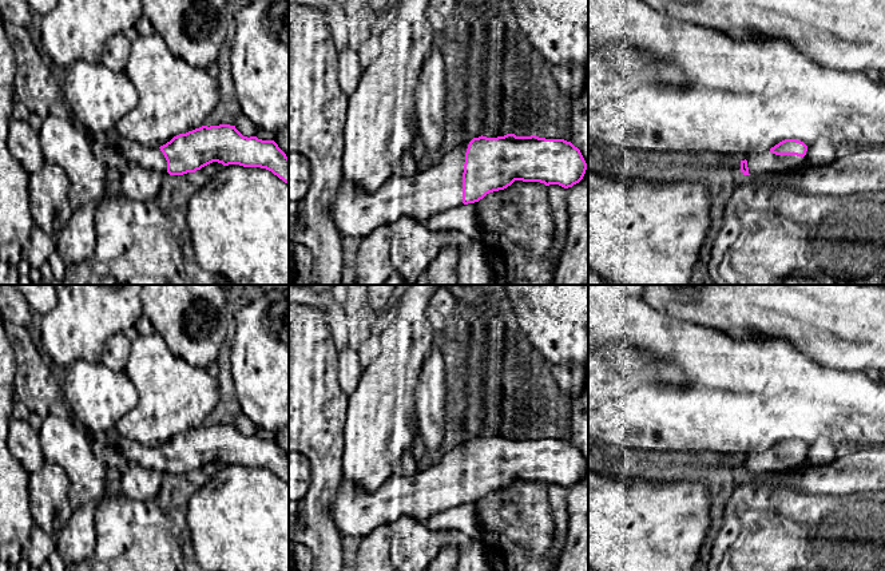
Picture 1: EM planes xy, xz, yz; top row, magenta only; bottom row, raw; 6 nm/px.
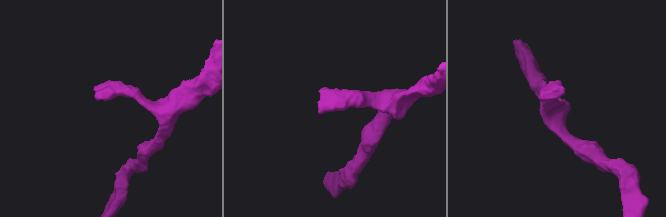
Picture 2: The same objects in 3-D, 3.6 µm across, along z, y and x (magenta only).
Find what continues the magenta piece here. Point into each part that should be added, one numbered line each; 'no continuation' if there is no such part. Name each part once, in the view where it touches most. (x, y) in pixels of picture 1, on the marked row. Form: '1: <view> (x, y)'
1: xz (440, 187)

